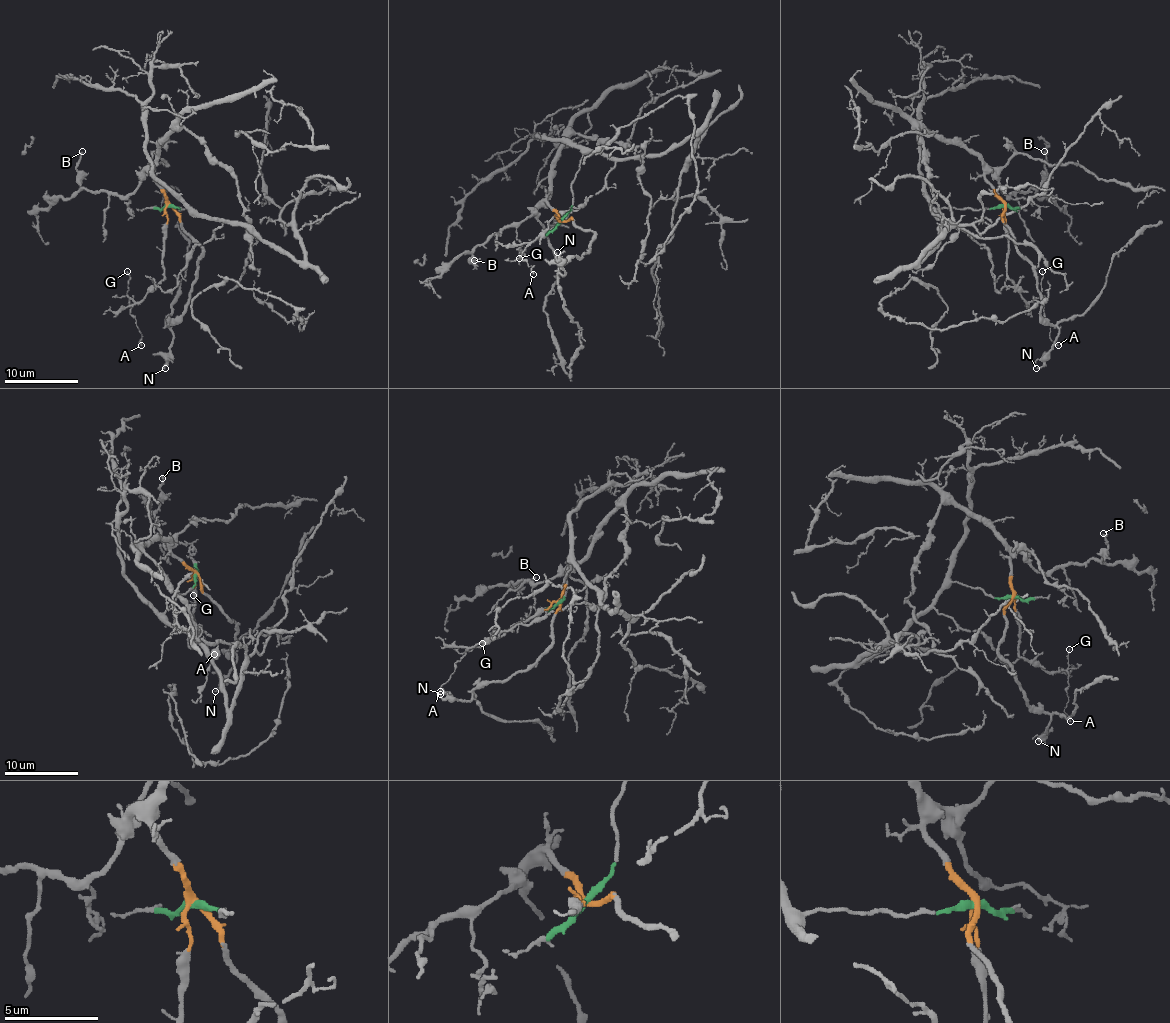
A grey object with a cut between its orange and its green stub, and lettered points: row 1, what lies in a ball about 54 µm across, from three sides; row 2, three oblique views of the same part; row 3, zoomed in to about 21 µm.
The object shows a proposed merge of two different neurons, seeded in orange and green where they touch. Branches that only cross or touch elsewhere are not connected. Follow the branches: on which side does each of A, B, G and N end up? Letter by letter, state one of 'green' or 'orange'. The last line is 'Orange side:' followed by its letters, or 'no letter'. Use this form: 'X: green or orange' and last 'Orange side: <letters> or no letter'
A: orange
B: orange
G: orange
N: orange
Orange side: A, B, G, N

